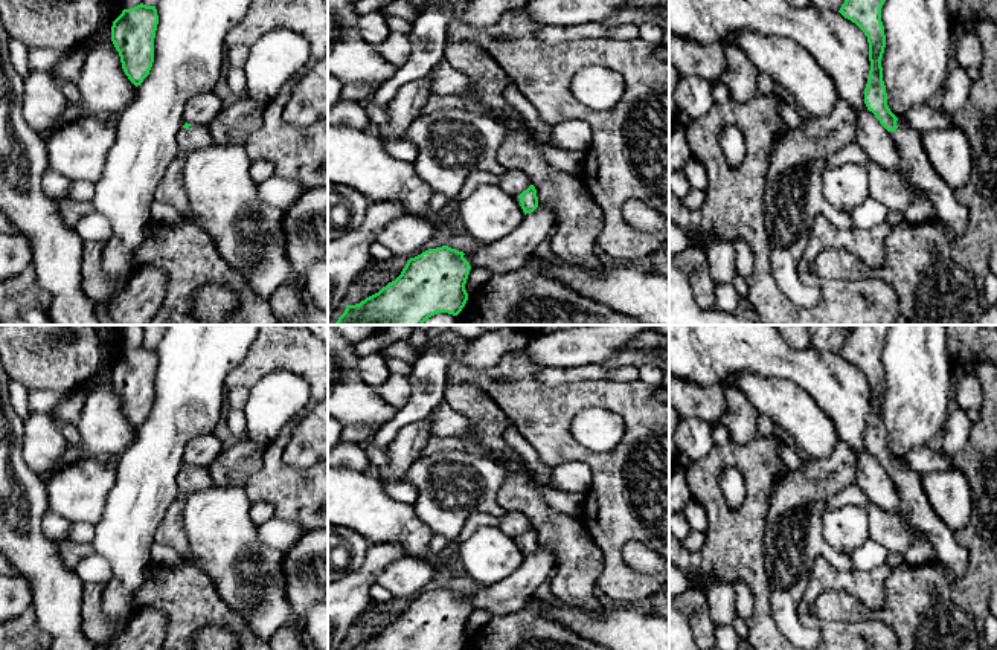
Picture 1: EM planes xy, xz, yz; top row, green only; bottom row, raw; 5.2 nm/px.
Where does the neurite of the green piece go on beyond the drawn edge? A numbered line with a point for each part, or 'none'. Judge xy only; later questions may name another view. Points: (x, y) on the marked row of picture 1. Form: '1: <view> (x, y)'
1: xy (171, 189)

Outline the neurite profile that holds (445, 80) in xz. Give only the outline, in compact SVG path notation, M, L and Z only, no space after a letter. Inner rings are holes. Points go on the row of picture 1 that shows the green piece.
M445 60L438 63L438 66L430 72L431 93L448 96L462 96L470 93L471 81L462 72L454 69Z

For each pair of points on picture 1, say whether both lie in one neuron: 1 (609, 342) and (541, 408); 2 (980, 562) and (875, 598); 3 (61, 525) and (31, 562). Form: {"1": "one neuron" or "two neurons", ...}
{"1": "two neurons", "2": "two neurons", "3": "two neurons"}

